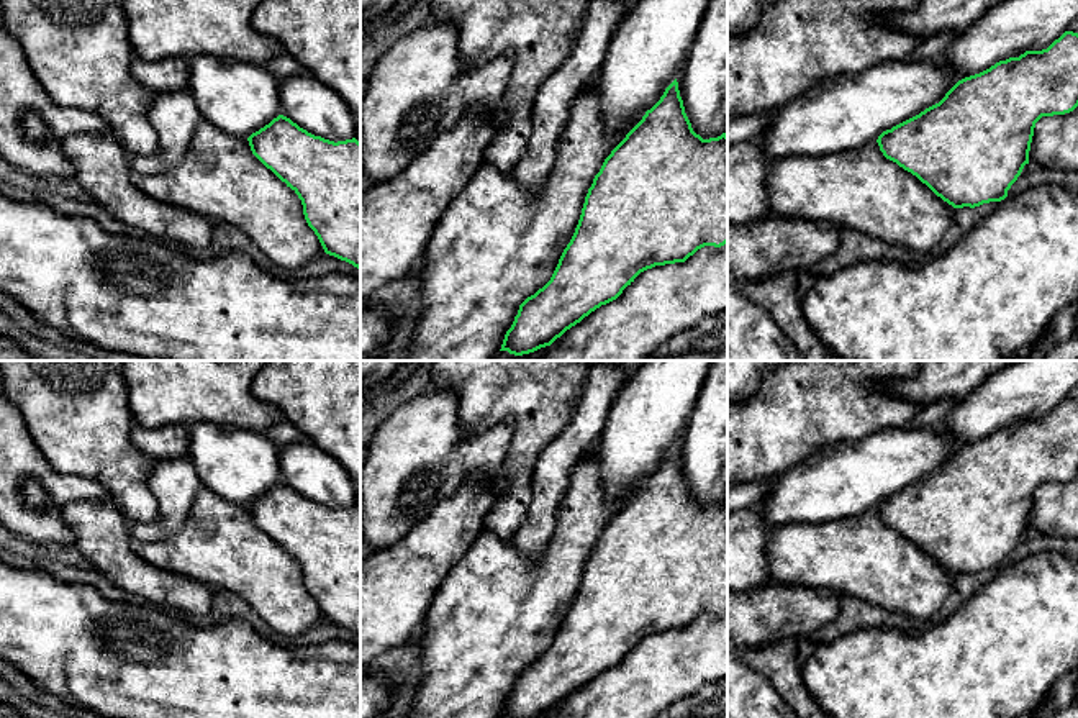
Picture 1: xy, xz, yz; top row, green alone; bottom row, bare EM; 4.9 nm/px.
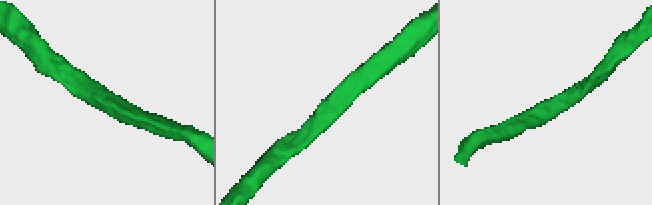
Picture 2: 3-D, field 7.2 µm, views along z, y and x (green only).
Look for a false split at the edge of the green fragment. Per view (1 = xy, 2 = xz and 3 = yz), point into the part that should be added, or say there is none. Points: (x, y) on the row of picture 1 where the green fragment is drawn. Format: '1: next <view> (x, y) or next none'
1: next none
2: next none
3: next none

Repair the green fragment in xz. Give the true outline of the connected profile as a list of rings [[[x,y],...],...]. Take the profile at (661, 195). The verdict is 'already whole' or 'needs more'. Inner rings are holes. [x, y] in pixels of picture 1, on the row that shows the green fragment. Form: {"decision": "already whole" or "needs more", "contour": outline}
{"decision": "already whole", "contour": [[[675,79],[605,159],[550,280],[519,305],[500,351],[523,356],[550,346],[591,311],[616,300],[641,272],[685,262],[704,246],[726,243],[727,134],[703,139],[693,131]]]}

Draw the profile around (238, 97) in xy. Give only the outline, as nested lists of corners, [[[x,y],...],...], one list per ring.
[[[197,56],[188,92],[203,120],[234,138],[247,139],[282,115],[279,84],[259,64]]]

